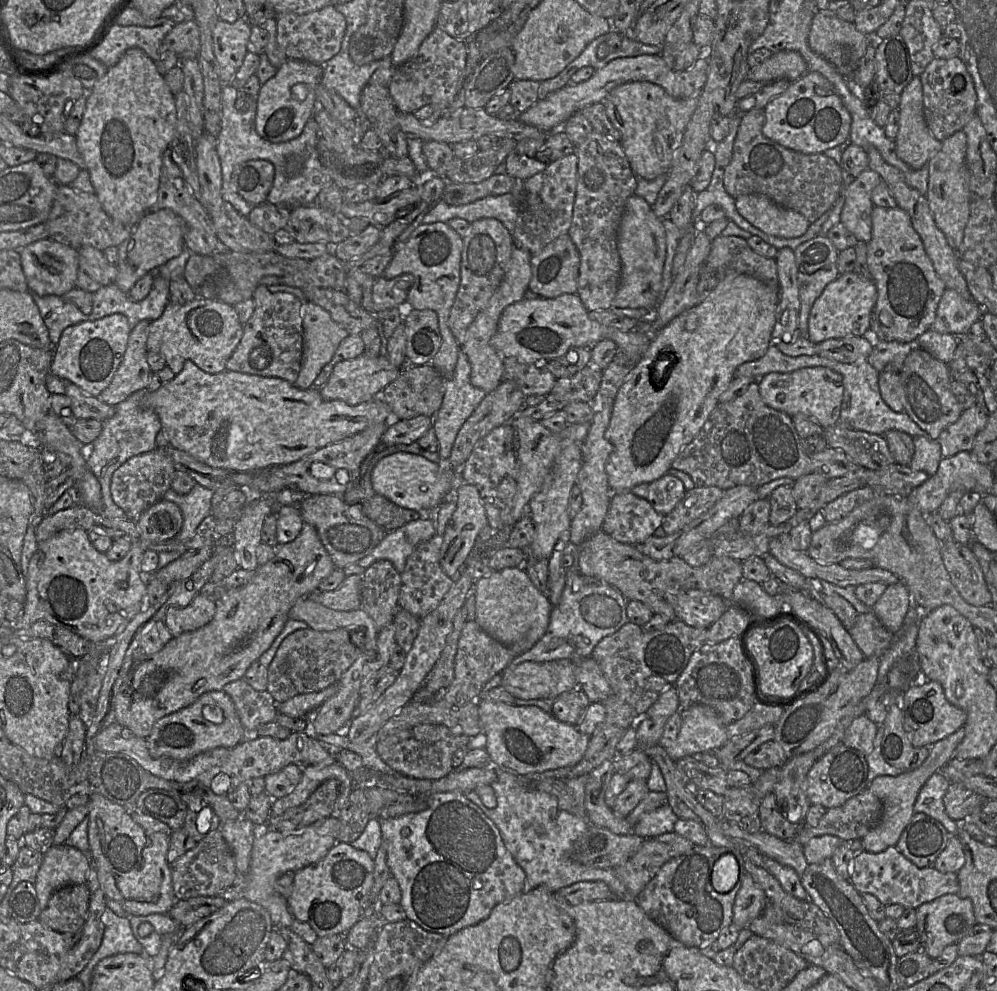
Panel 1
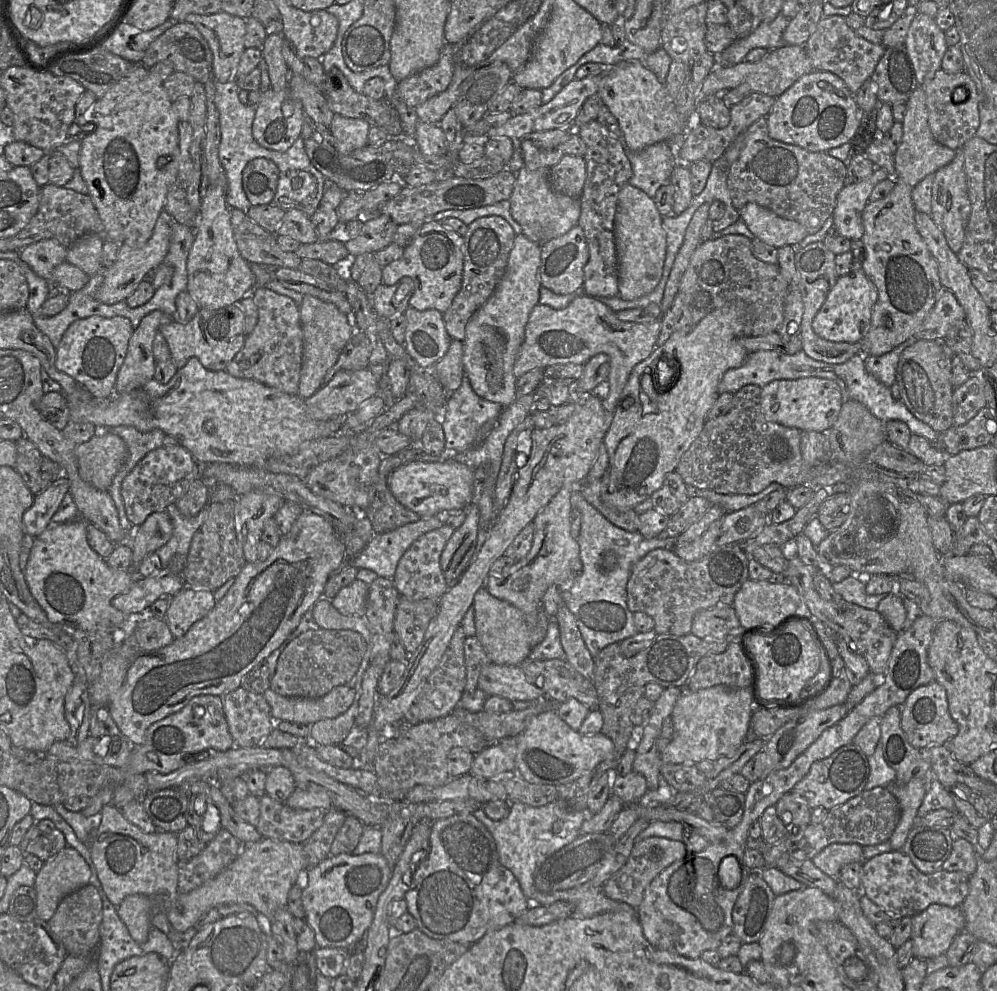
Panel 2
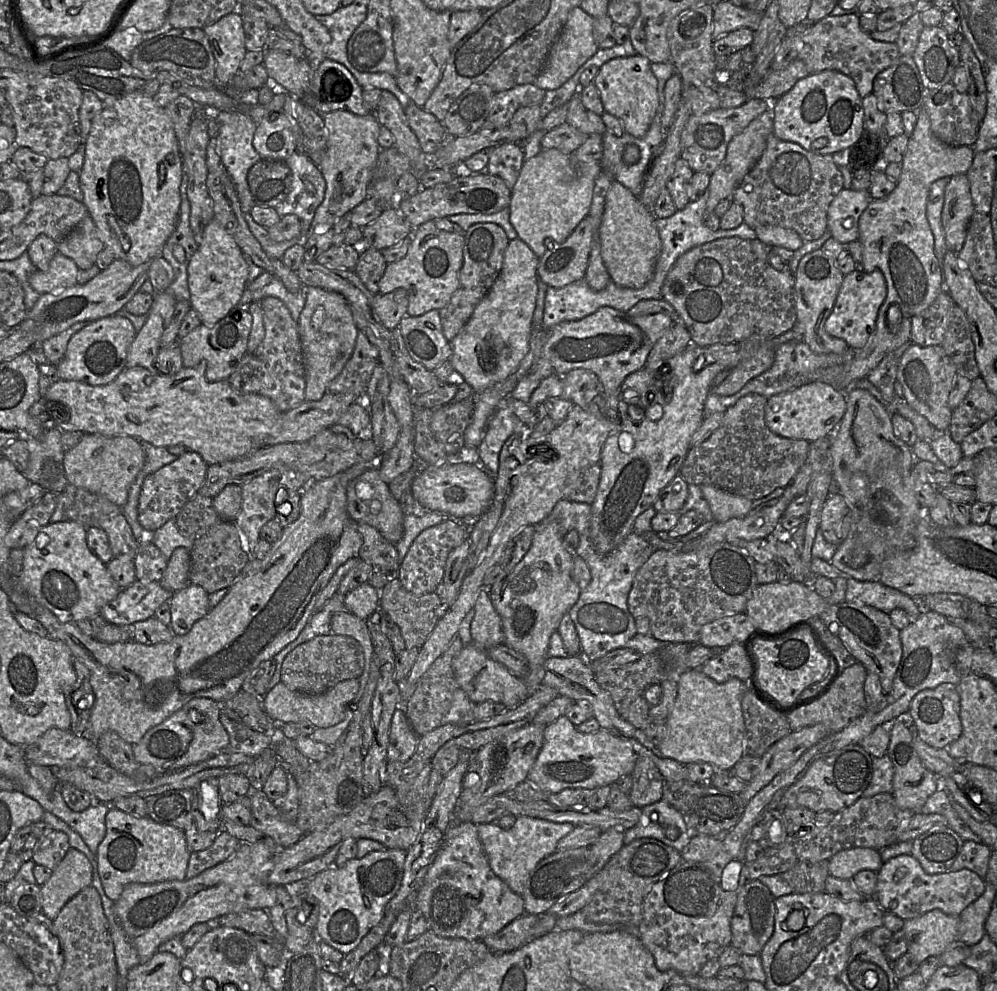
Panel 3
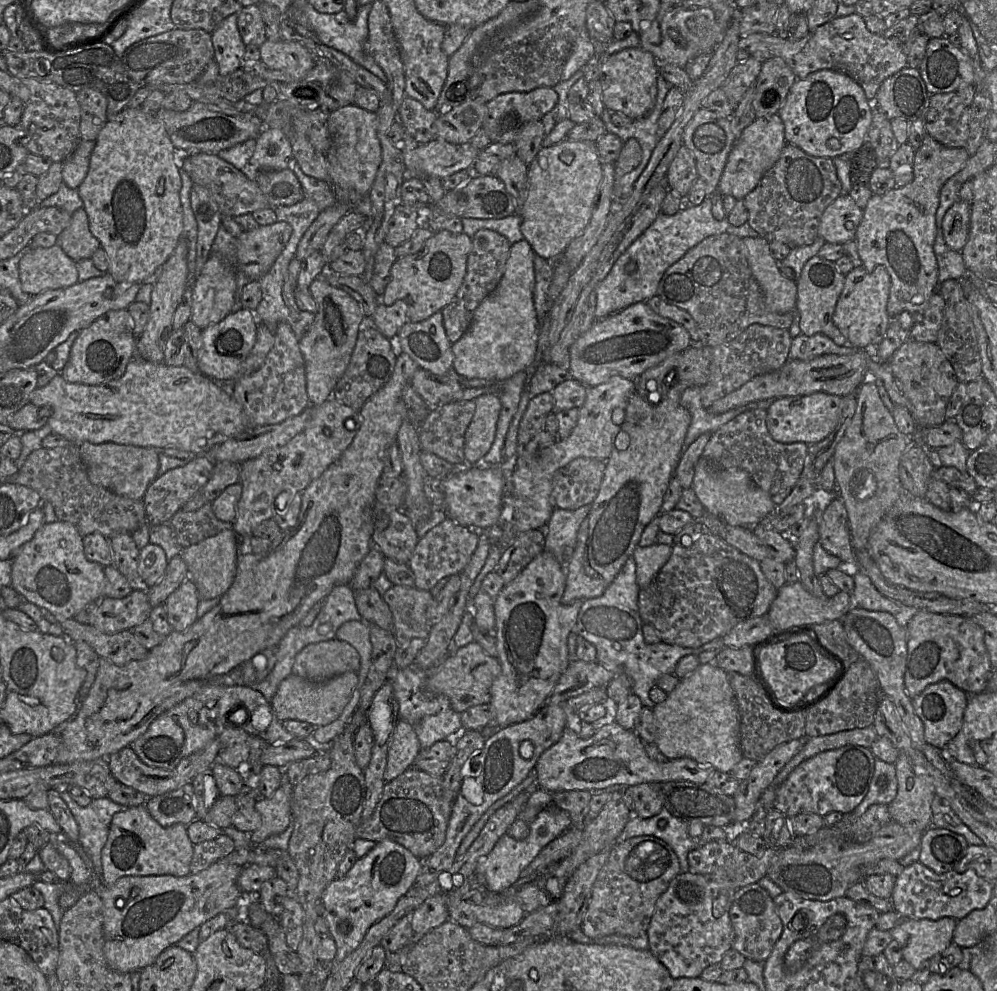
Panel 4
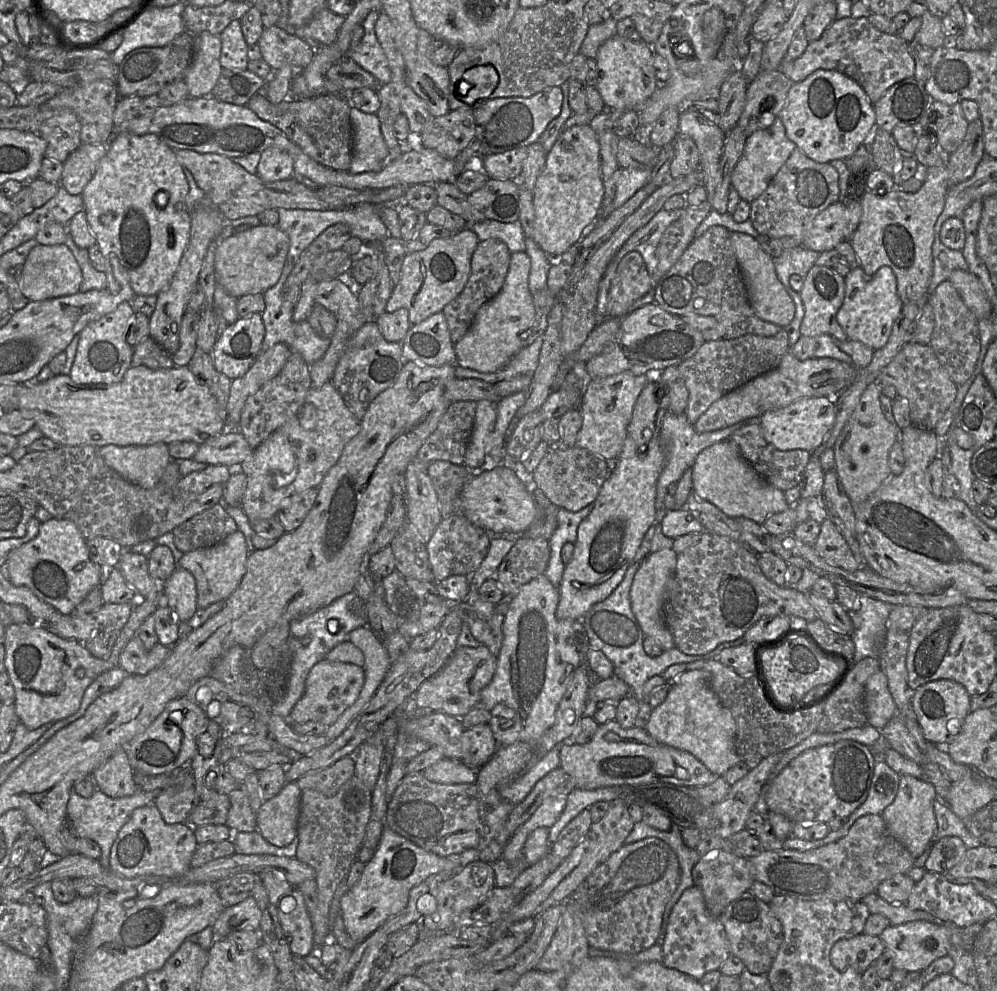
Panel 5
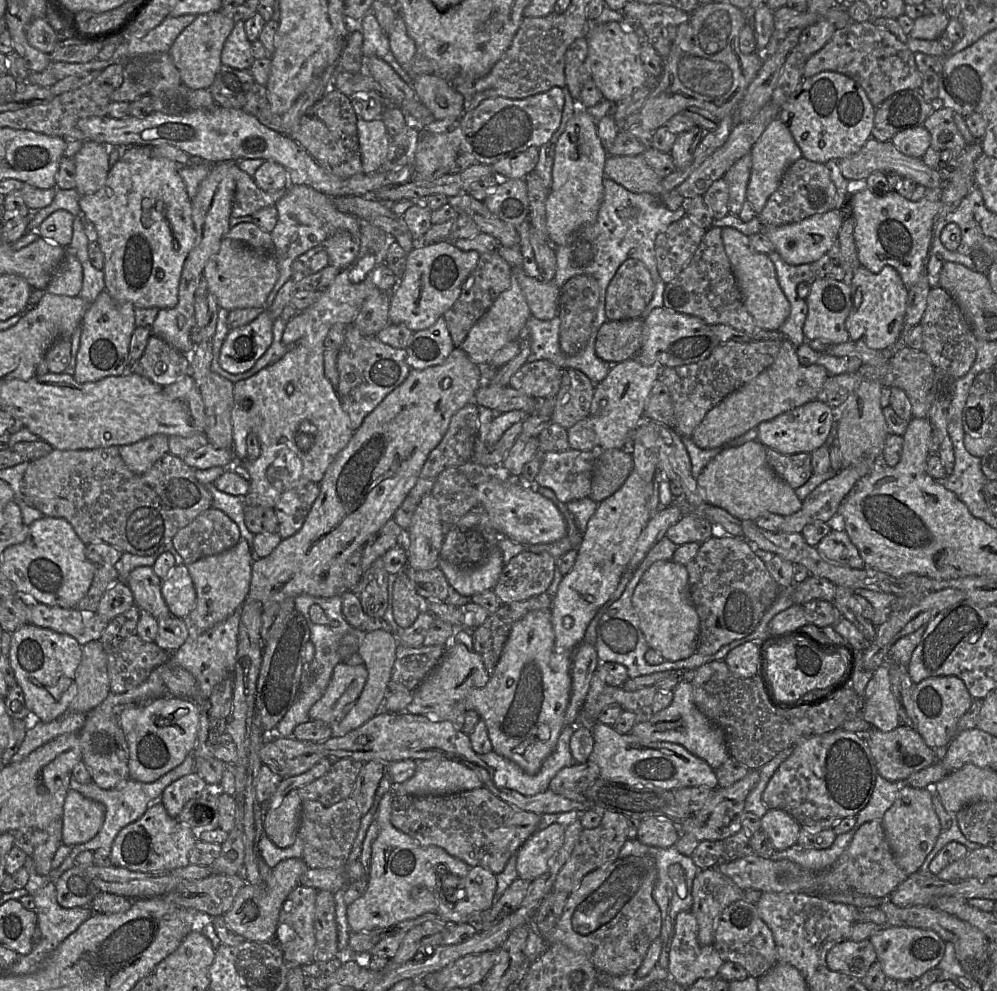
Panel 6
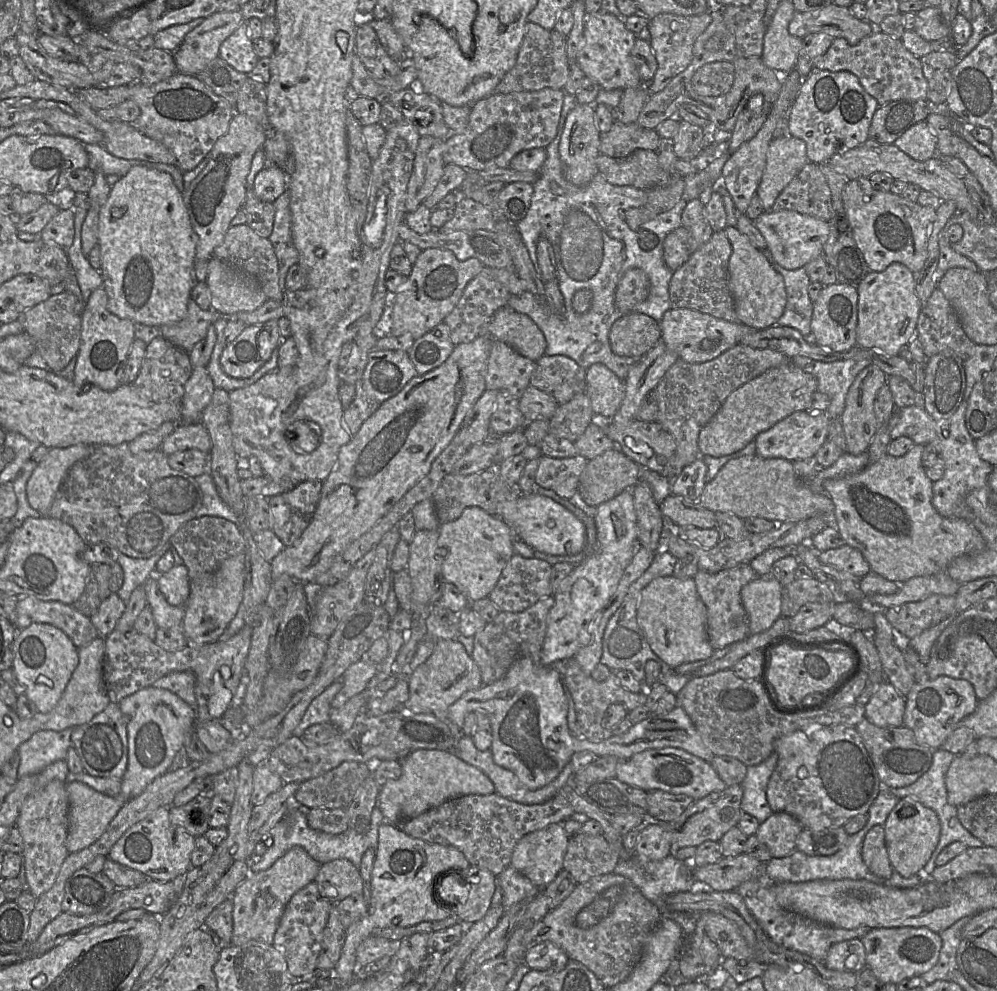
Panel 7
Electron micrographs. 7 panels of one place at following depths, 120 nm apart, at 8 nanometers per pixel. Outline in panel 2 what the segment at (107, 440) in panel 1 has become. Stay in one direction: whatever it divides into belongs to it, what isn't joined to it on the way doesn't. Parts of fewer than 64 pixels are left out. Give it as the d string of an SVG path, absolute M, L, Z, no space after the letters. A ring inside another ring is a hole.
M116 426L100 431L107 431L119 436L127 446L127 457L117 474L114 476L111 486L108 489L108 493L117 509L121 527L128 532L128 541L126 542L129 542L131 546L131 538L136 527L132 525L126 516L121 496L121 485L123 479L146 454L163 446L165 434L160 429L141 432L131 426Z

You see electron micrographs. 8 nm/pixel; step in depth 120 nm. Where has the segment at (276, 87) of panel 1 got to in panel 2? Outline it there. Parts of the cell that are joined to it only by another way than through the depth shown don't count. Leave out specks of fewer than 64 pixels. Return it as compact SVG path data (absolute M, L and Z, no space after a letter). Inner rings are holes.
M290 89L263 90L256 106L253 137L264 148L285 152L300 137L304 117L303 106Z

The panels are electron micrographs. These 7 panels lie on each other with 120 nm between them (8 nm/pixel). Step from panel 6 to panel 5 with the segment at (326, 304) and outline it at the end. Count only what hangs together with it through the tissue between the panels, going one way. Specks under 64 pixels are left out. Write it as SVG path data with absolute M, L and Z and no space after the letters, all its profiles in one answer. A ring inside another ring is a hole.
M278 343L260 354L254 363L251 365L249 370L242 376L232 380L230 387L230 395L227 404L227 429L233 430L238 429L238 425L241 419L241 413L244 408L245 402L248 397L254 395L258 390L266 384L268 381L276 377L283 367L285 366L287 360L291 356L292 351L288 346L282 343ZM332 382L318 389L311 387L297 413L240 465L246 475L246 491L241 507L249 521L276 517L285 498L311 488L317 489L345 446L360 430L361 421L348 409Z

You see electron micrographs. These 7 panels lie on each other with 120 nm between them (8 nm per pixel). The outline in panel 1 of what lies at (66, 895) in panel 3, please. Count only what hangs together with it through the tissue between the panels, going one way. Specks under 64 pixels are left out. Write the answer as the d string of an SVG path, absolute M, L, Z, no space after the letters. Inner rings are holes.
M65 843L51 846L43 854L34 884L40 910L46 908L50 897L58 889L85 884L89 869L89 855Z

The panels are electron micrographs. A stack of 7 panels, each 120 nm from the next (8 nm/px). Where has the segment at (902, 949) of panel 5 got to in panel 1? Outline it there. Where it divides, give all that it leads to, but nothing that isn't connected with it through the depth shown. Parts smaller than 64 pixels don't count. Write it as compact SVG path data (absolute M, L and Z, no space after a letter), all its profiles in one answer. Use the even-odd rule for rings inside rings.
M946 894L931 902L920 905L916 909L916 917L916 929L920 936L921 950L932 959L938 958L947 946L957 944L977 924L971 900L960 898L958 894Z

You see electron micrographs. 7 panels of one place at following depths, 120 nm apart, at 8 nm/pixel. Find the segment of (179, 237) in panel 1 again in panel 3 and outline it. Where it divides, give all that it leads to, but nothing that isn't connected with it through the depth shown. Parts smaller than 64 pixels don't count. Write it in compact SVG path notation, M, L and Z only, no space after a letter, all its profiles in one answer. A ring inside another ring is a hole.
M115 259L107 269L84 285L76 284L41 294L26 315L26 319L31 319L35 323L36 345L65 331L75 323L93 322L123 310L148 278L149 266L150 262L132 266L124 260Z

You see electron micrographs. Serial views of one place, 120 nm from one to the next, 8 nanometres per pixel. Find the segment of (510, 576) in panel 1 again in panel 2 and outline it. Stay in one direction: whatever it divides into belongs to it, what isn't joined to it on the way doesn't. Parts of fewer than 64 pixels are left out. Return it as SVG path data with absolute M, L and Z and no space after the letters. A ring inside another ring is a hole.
M480 587L477 590L473 601L475 636L493 663L511 666L519 665L546 636L550 619L543 608L539 612L537 627L531 629L526 623L521 610L492 596L485 587Z

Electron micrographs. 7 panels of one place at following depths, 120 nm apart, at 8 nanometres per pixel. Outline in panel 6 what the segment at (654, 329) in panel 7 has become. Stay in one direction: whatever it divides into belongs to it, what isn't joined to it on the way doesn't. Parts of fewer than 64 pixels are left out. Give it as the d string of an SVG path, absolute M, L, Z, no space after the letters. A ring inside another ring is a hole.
M642 317L607 320L597 332L596 355L608 364L633 358L644 341L644 327Z

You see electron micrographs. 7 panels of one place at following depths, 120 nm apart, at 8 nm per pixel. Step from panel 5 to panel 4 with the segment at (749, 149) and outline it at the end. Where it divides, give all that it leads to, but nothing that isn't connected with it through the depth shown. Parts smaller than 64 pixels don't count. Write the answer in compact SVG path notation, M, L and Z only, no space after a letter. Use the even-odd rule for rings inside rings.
M777 113L757 117L734 142L720 177L717 192L722 196L743 200L778 161L786 144L784 125Z

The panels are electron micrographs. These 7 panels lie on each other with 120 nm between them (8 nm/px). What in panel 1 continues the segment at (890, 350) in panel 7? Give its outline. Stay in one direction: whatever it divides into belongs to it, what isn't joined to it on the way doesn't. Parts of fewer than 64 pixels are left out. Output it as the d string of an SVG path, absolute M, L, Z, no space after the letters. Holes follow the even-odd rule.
M857 273L839 275L829 283L812 306L808 321L808 339L819 344L828 339L847 337L869 337L869 328L878 292L873 280L868 280Z

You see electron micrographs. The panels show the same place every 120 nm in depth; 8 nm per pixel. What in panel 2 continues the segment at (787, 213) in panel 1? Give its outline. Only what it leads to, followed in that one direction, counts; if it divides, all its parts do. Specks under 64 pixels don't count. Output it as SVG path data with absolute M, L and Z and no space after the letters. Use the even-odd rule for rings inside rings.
M756 203L744 205L739 213L755 238L777 249L797 244L808 235L800 223L782 218Z

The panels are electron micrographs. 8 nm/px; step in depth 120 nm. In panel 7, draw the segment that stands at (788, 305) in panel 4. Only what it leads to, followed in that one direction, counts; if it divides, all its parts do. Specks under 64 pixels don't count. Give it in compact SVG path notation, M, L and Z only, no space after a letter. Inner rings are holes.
M727 226L723 231L732 248L728 262L729 289L739 323L755 330L775 326L783 314L787 302L783 277L771 267L763 251L753 247L736 226Z

